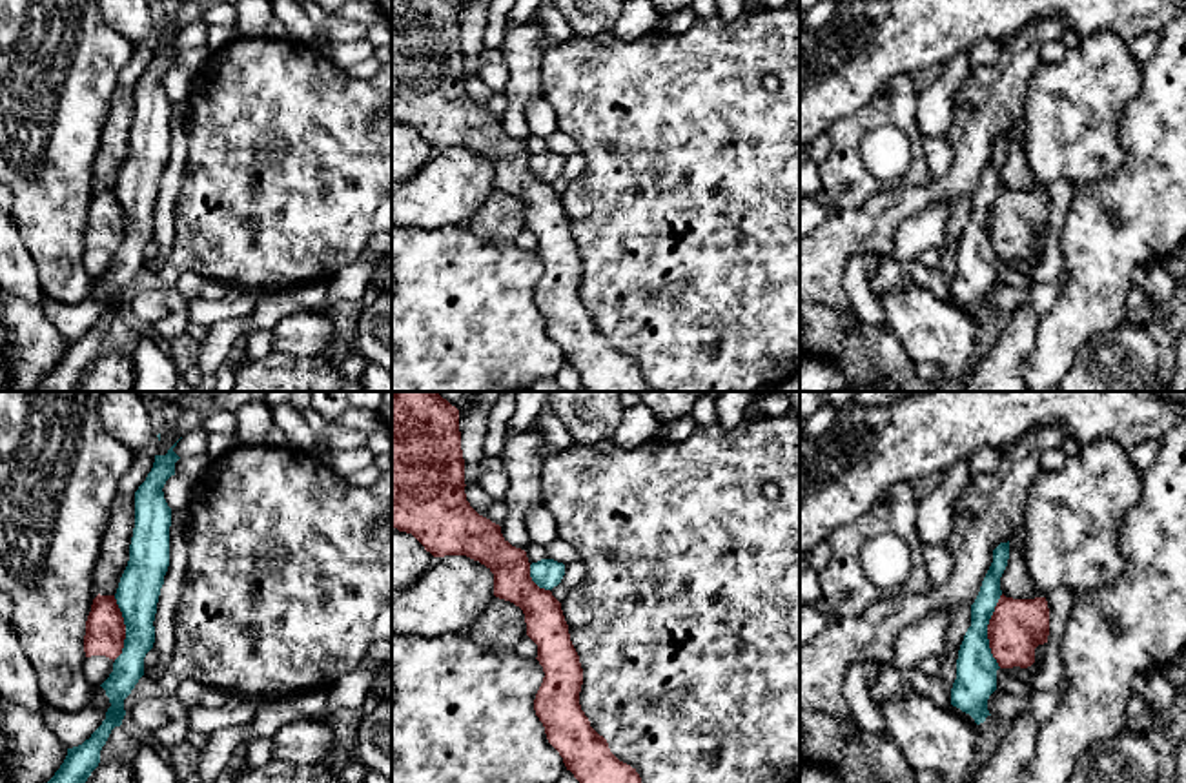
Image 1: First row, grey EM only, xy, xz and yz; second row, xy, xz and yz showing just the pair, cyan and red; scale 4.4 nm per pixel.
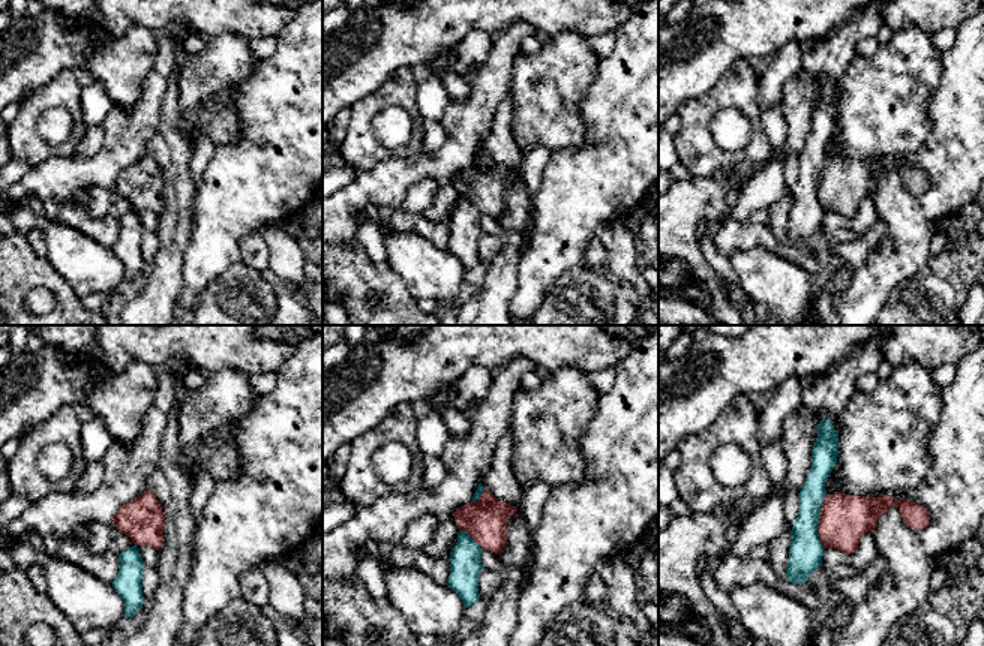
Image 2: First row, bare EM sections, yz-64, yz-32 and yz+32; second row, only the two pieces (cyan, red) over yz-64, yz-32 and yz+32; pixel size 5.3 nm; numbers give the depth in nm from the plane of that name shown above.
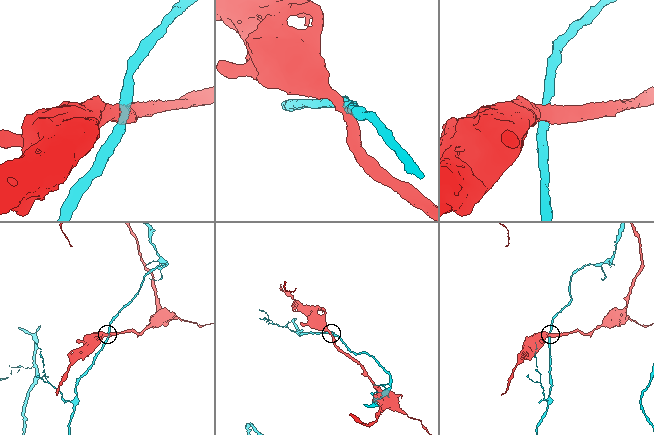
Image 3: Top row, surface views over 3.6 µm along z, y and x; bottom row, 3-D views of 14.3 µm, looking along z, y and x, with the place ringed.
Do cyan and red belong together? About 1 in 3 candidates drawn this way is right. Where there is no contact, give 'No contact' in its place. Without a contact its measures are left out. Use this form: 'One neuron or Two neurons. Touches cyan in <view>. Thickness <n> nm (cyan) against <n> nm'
Two neurons. Touches cyan in yz. Thickness 180 nm (cyan) against 240 nm

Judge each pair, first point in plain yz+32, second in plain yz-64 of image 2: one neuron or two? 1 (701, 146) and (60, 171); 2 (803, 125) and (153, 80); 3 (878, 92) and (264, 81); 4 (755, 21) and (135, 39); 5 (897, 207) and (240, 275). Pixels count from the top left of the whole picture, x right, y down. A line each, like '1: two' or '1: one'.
1: two
2: one
3: two
4: two
5: two

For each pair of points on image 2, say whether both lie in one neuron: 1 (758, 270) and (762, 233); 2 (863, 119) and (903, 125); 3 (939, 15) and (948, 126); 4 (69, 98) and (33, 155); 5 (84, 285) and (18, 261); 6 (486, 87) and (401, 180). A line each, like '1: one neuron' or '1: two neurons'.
1: two neurons
2: one neuron
3: two neurons
4: one neuron
5: two neurons
6: one neuron

